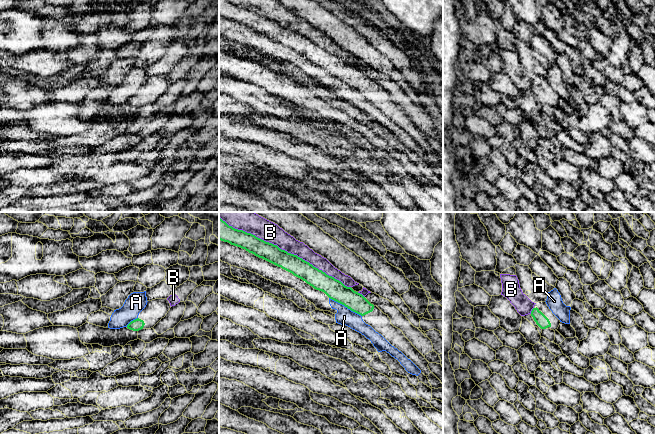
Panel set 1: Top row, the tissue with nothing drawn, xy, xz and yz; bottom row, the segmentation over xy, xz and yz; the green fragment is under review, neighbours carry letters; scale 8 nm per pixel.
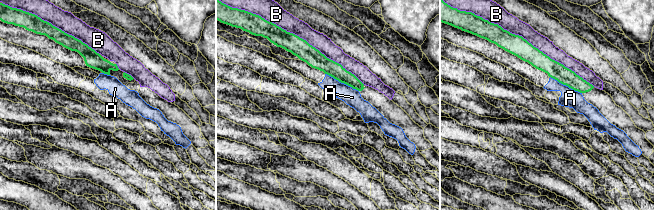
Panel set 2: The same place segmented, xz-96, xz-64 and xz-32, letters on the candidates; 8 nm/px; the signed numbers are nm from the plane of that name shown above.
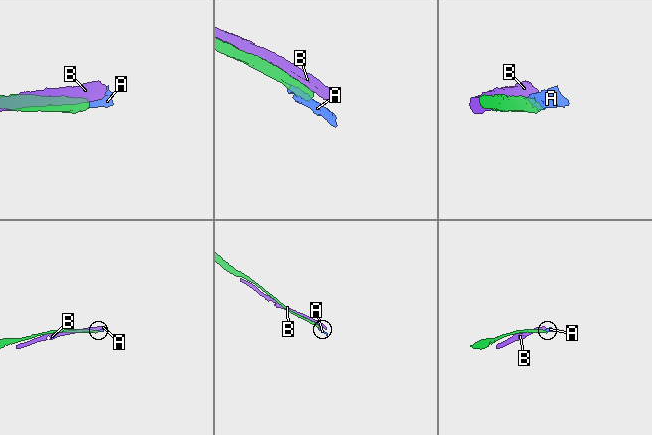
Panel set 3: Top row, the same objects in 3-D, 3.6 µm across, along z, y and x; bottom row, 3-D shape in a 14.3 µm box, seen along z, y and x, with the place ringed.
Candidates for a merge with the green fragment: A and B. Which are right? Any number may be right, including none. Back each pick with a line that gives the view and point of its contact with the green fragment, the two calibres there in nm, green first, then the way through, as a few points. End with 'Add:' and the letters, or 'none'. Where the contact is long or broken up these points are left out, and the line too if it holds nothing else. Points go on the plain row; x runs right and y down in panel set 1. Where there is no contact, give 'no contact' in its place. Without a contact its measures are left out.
Add: none

